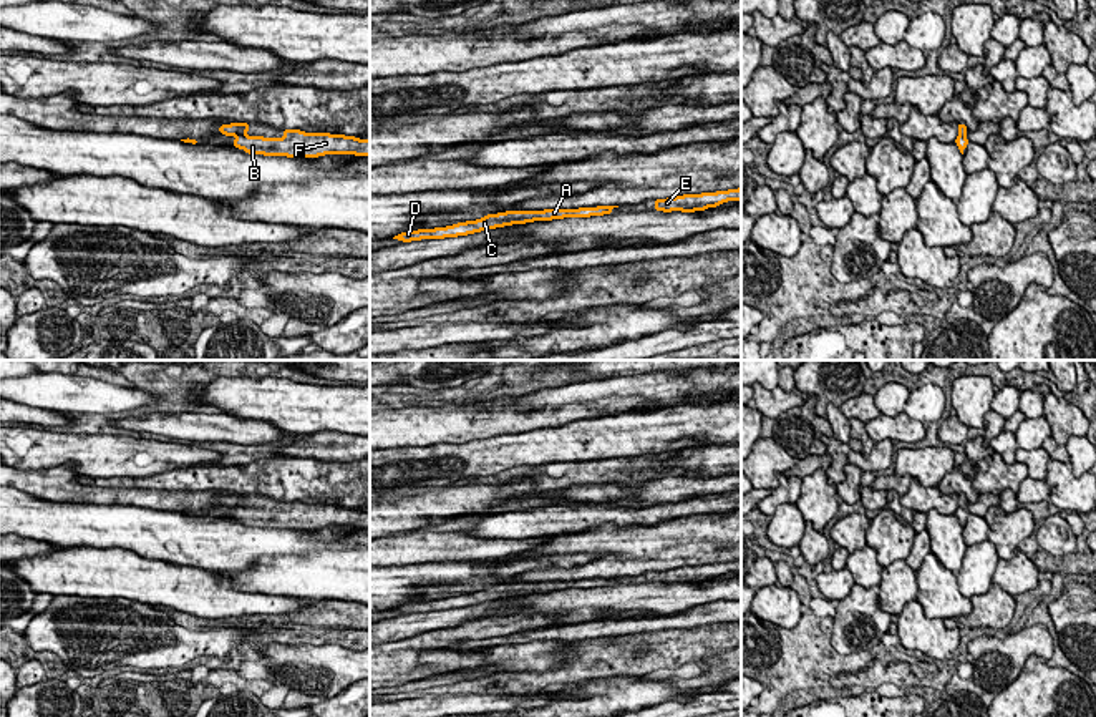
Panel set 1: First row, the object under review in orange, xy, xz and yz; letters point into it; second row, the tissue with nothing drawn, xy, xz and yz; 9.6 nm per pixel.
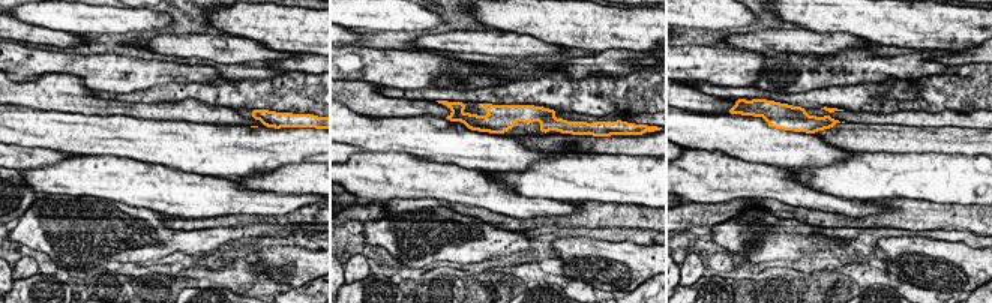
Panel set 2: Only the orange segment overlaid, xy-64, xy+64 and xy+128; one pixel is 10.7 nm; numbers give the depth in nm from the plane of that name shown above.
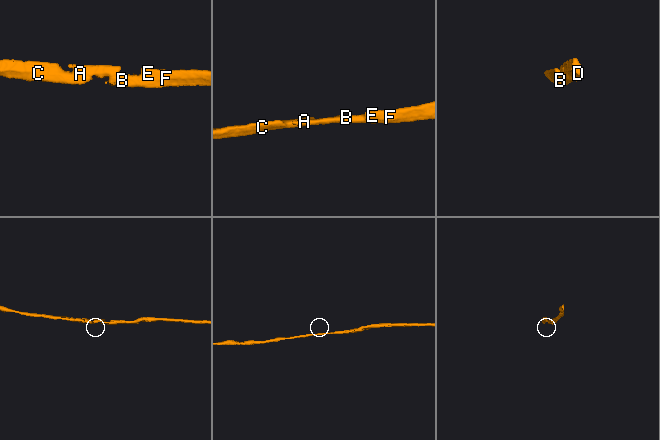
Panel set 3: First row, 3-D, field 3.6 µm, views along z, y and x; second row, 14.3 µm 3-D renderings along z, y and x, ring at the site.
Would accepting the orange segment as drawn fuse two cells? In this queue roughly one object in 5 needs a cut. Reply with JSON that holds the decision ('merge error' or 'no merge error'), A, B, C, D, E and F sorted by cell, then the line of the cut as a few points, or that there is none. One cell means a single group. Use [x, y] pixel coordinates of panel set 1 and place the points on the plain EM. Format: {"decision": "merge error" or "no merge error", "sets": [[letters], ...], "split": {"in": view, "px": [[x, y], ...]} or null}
{"decision": "no merge error", "sets": [["A", "B", "C", "D", "E", "F"]], "split": null}

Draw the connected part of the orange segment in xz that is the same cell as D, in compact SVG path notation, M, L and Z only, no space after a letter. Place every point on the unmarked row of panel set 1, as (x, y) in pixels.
M597 578L597 579L579 579L579 581L544 581L544 583L506 583L497 586L487 586L483 591L458 594L446 599L434 601L418 601L406 602L393 611L411 614L421 611L444 611L444 609L458 609L468 607L474 604L481 604L486 601L496 601L512 596L526 596L534 593L552 593L564 589L590 589L590 588L604 588L612 586L612 581L618 578Z

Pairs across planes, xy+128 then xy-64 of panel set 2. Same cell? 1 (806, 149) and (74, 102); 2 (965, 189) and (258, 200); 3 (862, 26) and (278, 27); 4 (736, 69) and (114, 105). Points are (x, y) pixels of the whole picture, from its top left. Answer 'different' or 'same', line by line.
1: different
2: different
3: same
4: different

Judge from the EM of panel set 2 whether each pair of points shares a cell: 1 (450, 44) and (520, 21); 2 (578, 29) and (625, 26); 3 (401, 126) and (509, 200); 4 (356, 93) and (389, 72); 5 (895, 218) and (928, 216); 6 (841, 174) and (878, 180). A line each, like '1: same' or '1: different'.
1: different
2: same
3: different
4: different
5: same
6: same

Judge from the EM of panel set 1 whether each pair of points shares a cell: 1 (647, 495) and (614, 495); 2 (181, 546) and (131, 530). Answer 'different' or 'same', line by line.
1: same
2: same

